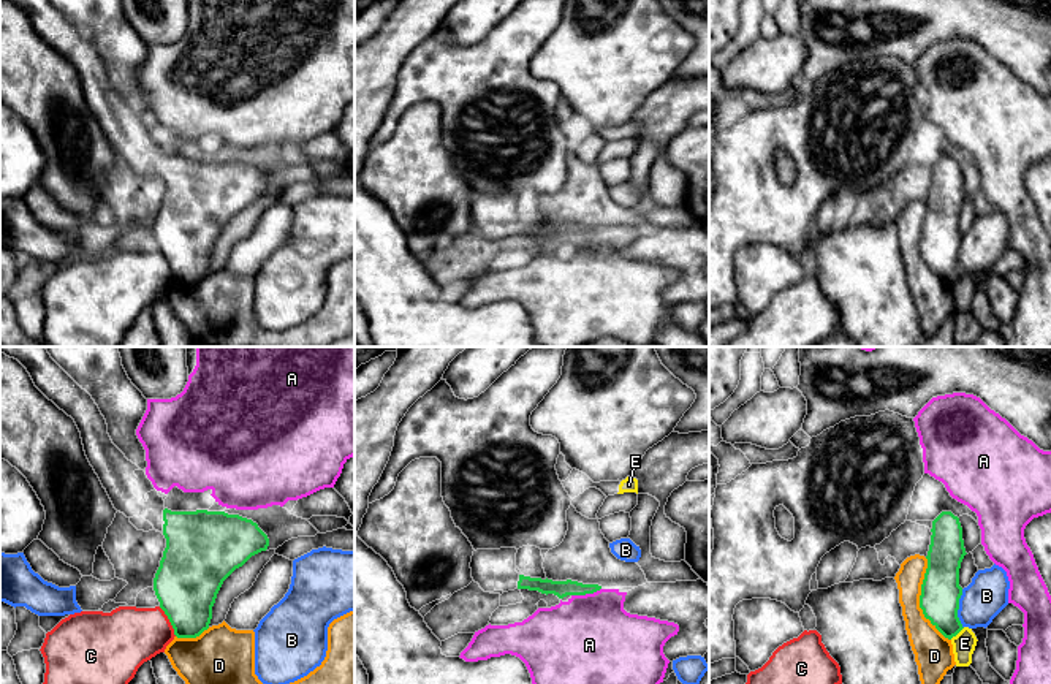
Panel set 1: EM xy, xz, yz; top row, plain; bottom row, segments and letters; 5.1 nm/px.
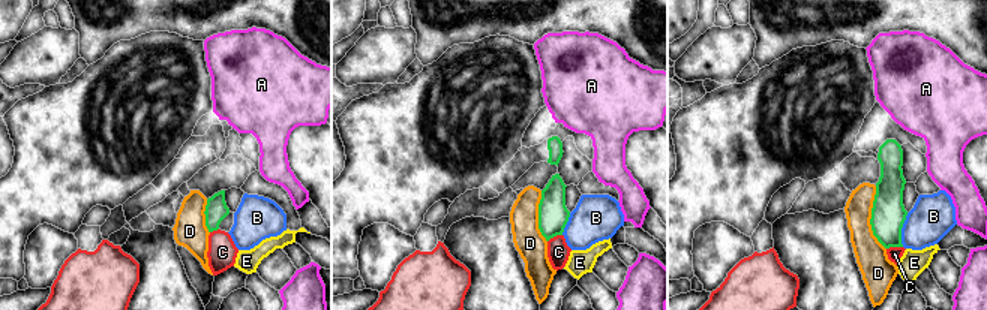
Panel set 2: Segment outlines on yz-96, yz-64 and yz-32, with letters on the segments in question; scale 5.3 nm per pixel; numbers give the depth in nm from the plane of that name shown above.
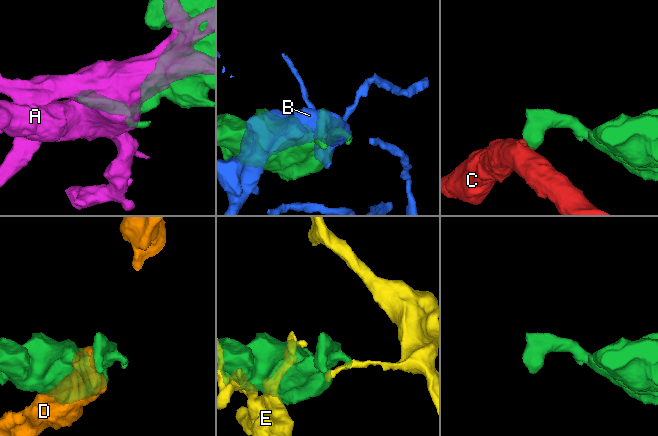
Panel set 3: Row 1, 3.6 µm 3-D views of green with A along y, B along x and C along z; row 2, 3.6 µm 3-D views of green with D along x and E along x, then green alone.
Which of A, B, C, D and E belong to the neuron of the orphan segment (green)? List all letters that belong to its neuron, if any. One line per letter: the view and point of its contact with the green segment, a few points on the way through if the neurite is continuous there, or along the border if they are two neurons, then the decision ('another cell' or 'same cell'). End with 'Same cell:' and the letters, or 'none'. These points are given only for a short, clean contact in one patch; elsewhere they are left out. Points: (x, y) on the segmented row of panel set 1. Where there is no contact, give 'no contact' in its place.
A: contact xz (586, 592); another cell
B: contact yz (958, 608); another cell
C: contact xy (170, 621); border xy (159, 607), (176, 635); another cell
D: contact yz (920, 600); another cell
E: contact yz (956, 634); another cell
Same cell: none

